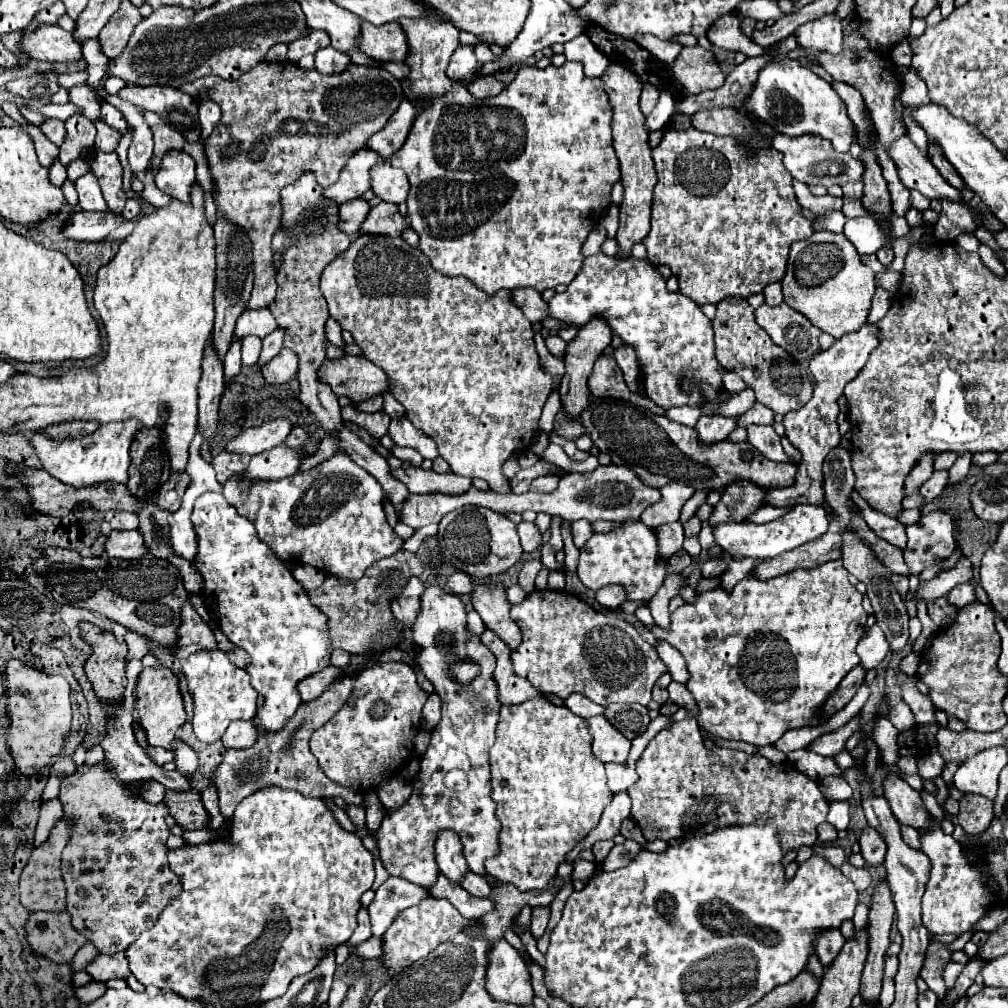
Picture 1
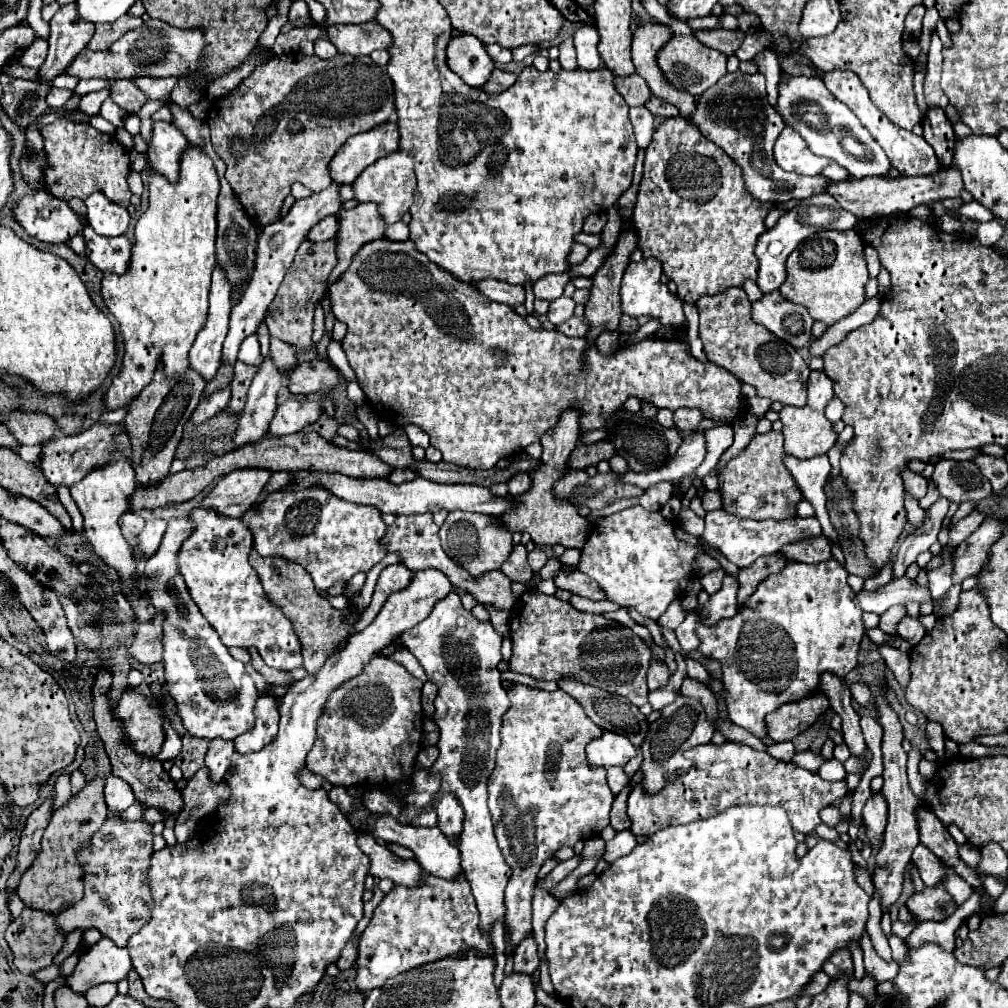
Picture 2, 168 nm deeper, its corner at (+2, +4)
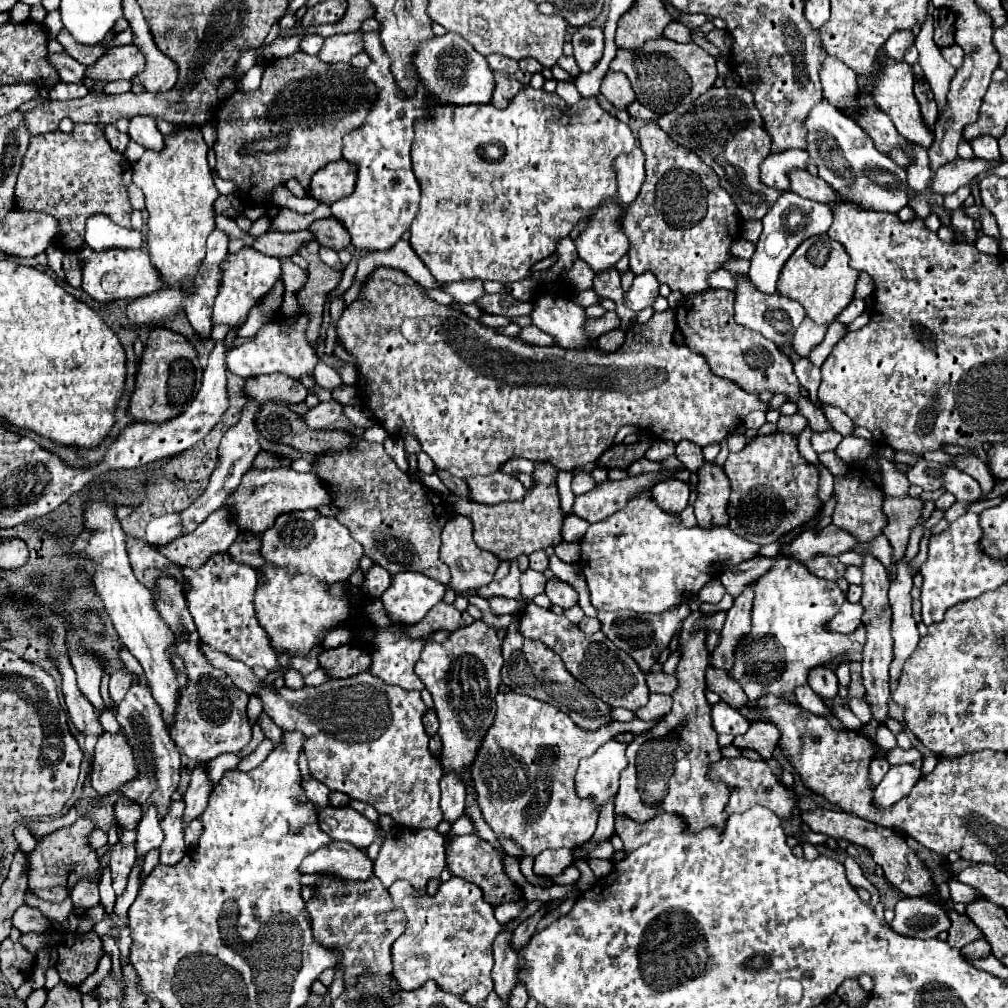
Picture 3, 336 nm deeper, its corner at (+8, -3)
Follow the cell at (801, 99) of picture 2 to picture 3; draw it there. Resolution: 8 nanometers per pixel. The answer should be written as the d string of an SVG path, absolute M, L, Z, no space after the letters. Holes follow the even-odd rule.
M822 101L818 103L806 121L808 129L808 155L812 163L818 167L818 177L824 179L842 201L850 201L858 209L866 211L882 211L896 215L902 207L908 205L908 181L906 181L906 169L894 163L890 157L878 153L874 149L874 143L858 125L854 125L852 119L842 115L834 105ZM868 171L876 173L890 173L894 179L894 185L876 183L868 177Z

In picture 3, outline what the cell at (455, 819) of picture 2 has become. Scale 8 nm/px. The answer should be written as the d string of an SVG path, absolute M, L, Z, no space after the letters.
M444 773L440 779L440 789L442 789L440 809L444 811L444 819L454 823L464 813L466 787L456 773Z

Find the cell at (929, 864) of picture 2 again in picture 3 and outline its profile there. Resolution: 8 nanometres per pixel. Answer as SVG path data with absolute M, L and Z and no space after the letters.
M948 881L948 885L950 885L952 903L968 905L968 903L974 903L978 899L984 899L984 895L978 889L970 887L970 885L964 885L964 883L958 883L958 881Z

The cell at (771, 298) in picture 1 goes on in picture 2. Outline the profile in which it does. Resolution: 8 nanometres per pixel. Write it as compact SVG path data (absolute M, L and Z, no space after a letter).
M814 194L812 198L806 198L800 202L798 208L786 212L774 228L766 230L760 236L760 242L756 246L756 256L760 262L760 270L758 270L758 286L764 294L770 294L774 290L778 290L782 286L782 282L786 280L786 268L784 262L788 258L788 254L802 242L806 240L810 234L816 234L820 230L850 230L854 228L854 224L858 222L858 218L854 214L848 214L848 210L844 210L836 198L832 198L830 194Z

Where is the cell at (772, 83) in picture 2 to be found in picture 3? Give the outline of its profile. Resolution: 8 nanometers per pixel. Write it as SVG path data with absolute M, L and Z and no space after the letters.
M790 149L790 153L778 153L768 155L760 165L760 181L766 187L776 187L780 191L786 191L790 187L788 173L790 169L806 169L808 153L800 149Z

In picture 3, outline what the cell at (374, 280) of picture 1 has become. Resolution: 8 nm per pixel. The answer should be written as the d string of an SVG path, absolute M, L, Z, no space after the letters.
M386 267L374 269L368 275L368 279L364 281L362 293L366 293L366 299L370 301L370 309L362 309L362 305L358 305L358 299L350 307L346 307L342 317L338 319L338 339L346 341L344 349L350 351L358 359L358 373L362 377L360 385L366 395L366 401L362 401L364 407L374 413L378 425L382 425L390 437L406 437L406 435L418 437L422 449L432 457L434 465L448 471L454 477L460 477L460 479L490 475L490 473L498 471L502 467L502 463L506 463L512 457L526 457L534 463L536 461L550 461L556 469L572 471L576 467L582 467L586 463L600 459L600 455L612 445L616 431L624 425L636 425L638 429L650 429L654 437L664 439L664 441L680 443L682 439L688 439L688 441L696 443L698 447L706 447L710 443L720 443L726 435L730 435L744 421L744 417L750 411L754 411L754 409L768 411L770 409L768 401L762 401L756 393L744 391L742 387L738 387L730 379L716 377L708 369L708 363L704 361L702 355L690 351L686 345L678 347L672 341L672 335L676 331L676 317L674 317L672 309L666 309L662 313L654 313L650 317L650 321L646 321L646 323L632 325L630 335L626 337L622 349L618 349L616 353L608 353L598 347L586 349L586 353L574 353L574 349L566 351L566 349L558 349L558 347L534 347L534 345L522 343L518 337L504 337L504 335L496 333L496 329L486 327L480 321L470 319L452 307L444 307L444 305L434 303L430 297L426 297L424 287L420 287L416 281L410 281L410 277L406 277L406 273L396 271L396 269L394 271L386 269Z

